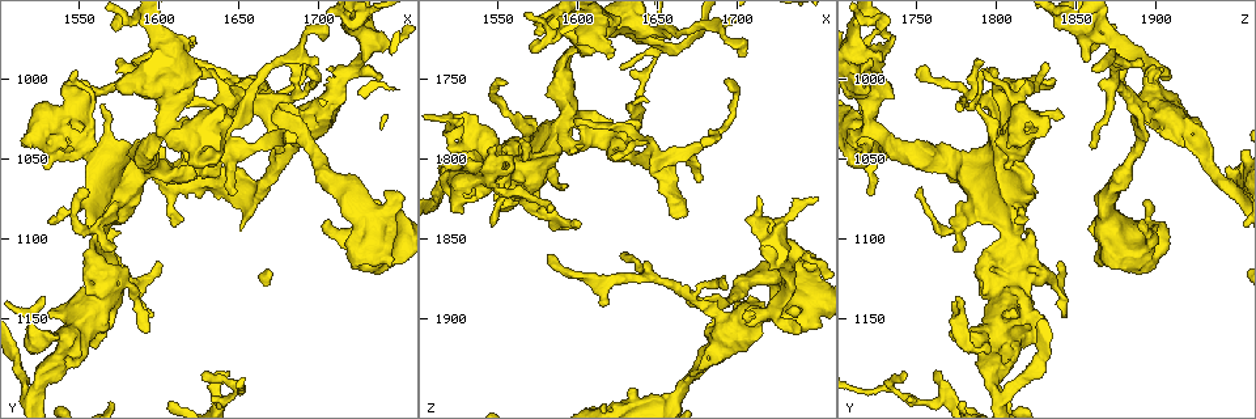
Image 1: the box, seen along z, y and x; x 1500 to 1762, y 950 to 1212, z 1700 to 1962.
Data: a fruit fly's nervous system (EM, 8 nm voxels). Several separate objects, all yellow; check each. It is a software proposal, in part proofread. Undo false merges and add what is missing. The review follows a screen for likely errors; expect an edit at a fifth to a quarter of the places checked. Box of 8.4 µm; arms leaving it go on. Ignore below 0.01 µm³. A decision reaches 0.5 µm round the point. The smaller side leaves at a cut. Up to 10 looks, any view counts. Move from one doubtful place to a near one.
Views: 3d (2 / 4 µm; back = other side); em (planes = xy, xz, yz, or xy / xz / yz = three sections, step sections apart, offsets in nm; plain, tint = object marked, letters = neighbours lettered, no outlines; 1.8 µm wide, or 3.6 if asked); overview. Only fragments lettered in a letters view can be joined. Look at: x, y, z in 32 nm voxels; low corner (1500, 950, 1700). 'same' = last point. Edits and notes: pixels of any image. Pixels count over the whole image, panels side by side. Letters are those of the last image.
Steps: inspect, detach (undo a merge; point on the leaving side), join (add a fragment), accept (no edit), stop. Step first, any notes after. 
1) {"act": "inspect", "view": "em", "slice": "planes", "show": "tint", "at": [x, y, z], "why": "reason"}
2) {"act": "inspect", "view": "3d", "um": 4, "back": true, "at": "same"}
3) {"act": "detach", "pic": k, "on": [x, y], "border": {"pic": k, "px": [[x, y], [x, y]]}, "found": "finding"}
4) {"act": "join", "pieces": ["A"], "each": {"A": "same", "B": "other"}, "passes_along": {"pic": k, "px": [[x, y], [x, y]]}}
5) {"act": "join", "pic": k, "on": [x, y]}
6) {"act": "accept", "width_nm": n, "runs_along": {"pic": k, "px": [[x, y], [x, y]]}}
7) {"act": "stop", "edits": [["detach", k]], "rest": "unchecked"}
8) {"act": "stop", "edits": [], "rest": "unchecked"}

{"act": "inspect", "view": "em", "um": 3.6, "slice": "xy", "step": 16, "show": "tint", "at": [1544, 1164, 1794], "why": "sudden change in width"}

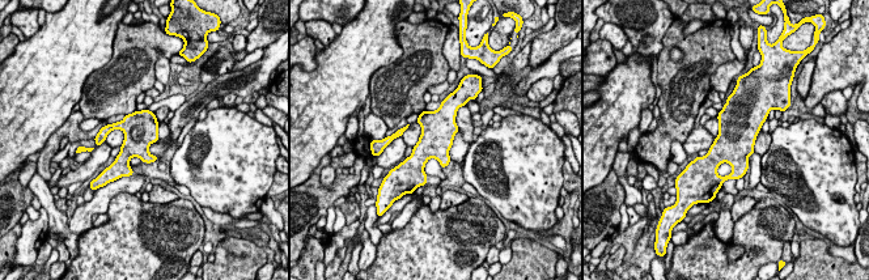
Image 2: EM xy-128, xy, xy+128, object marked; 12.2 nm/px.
{"act": "inspect", "view": "em", "um": 3.6, "slice": "planes", "show": "tint", "at": "same"}

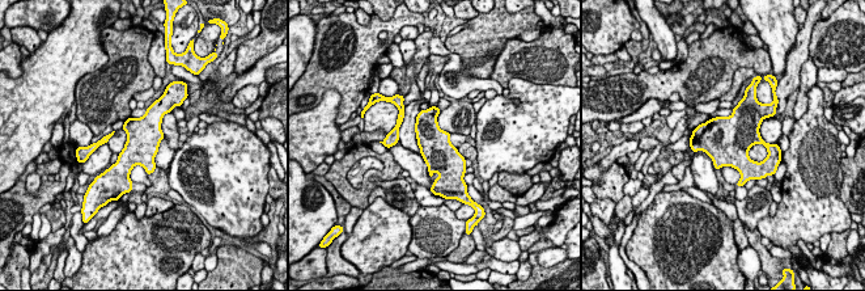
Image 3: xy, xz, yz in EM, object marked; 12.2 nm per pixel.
{"act": "inspect", "view": "em", "um": 3.6, "slice": "planes", "show": "letters", "at": "same", "why": "see the neighbours"}

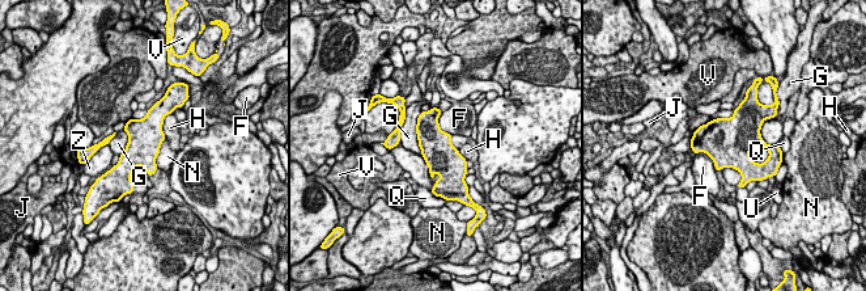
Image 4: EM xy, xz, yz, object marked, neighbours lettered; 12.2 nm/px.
{"act": "accept", "width_nm": 400, "longest_contact_nm": ["G", 550], "each": {"F": "other", "G": "other", "H": "other", "J": "other", "N": "other", "Q": "other", "U": "other", "V": "other", "Z": "other"}, "found": "continuous, no second cell"}

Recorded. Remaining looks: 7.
{"act": "inspect", "view": "3d", "um": 4, "at": [1650, 1016, 1804], "why": "sharp bend"}

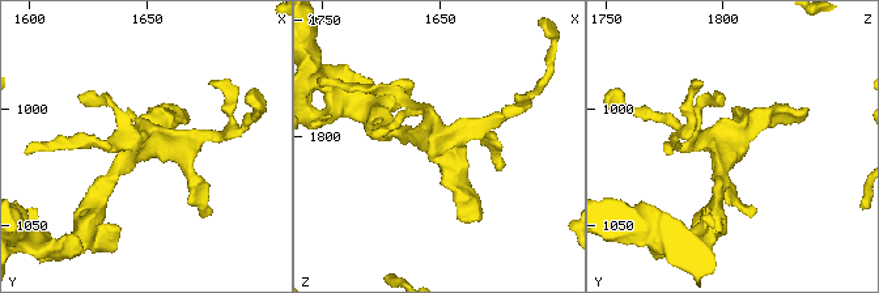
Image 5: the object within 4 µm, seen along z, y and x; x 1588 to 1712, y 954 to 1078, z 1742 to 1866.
{"act": "inspect", "view": "em", "slice": "yz", "step": 8, "show": "plain", "at": [1650, 1014, 1805], "why": "shape alone is not enough"}

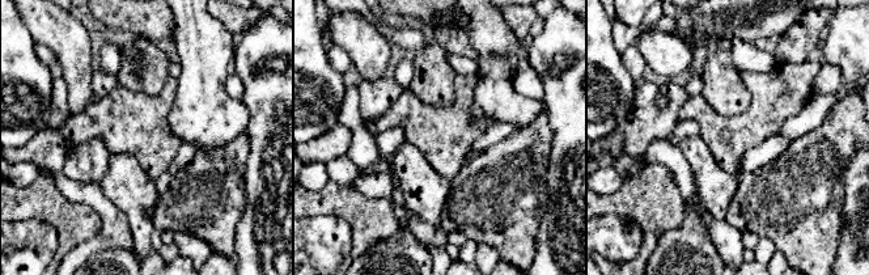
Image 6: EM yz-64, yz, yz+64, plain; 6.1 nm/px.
{"act": "inspect", "view": "em", "slice": "yz", "step": 8, "show": "letters", "at": "same"}

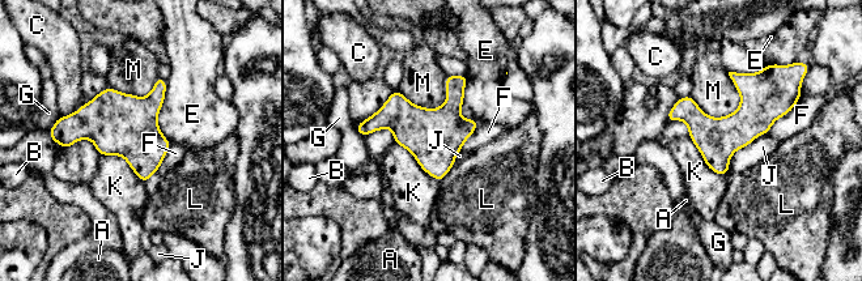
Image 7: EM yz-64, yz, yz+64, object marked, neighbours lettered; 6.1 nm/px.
{"act": "accept", "each": {"A": "other", "B": "other", "C": "other", "E": "other", "F": "other", "G": "other", "J": "other", "K": "other", "L": "other", "M": "other"}, "runs_along": {"pic": 7, "px": [[789, 101], [743, 126], [670, 116]]}, "found": "one cell here"}

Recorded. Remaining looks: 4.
{"act": "inspect", "view": "3d", "um": 2, "at": [1728, 970, 1860], "why": "sudden change in width"}

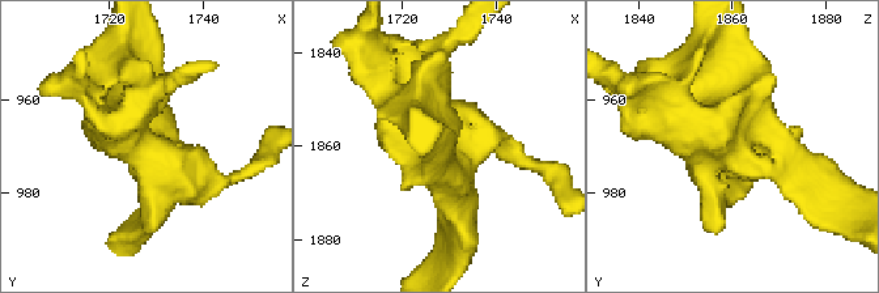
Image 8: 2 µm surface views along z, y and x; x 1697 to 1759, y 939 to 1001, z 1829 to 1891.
{"act": "inspect", "view": "em", "um": 3.6, "slice": "planes", "show": "letters", "at": [1727, 969, 1860], "why": "now the EM"}

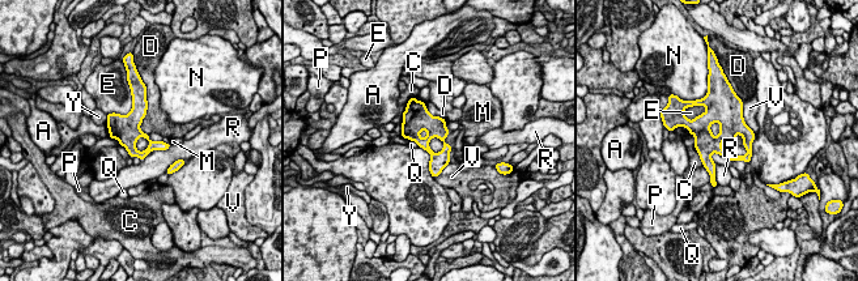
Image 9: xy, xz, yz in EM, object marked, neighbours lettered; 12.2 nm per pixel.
{"act": "accept", "each": {"A": "other", "C": "other", "D": "other", "E": "other", "M": "other", "N": "other", "P": "other", "Q": "other", "R": "other", "V": "other", "Y": "other"}, "border": {"pic": 9, "px": [[147, 96], [140, 128], [148, 135]]}, "found": "one cell here"}

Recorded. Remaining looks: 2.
{"act": "inspect", "view": "3d", "um": 2, "back": true, "at": [1608, 1028, 1722], "why": "three arms meet"}

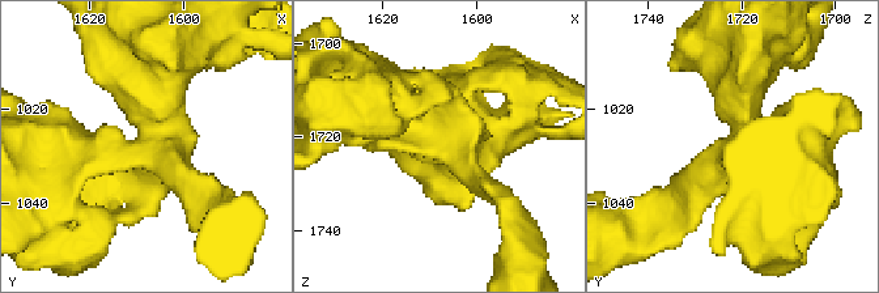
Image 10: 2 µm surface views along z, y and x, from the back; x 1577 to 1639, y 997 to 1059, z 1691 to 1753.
{"act": "inspect", "view": "em", "slice": "planes", "show": "letters", "at": [1606, 1028, 1720]}

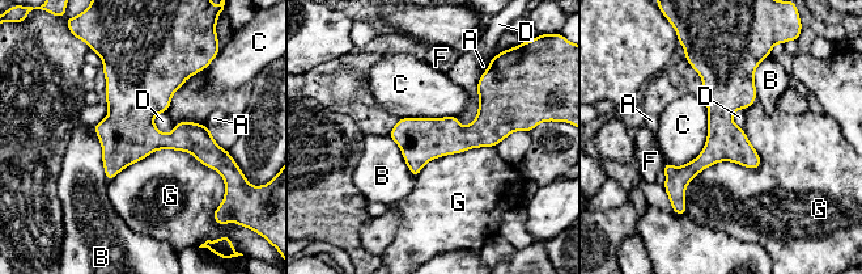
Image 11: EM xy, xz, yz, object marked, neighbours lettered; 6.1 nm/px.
{"act": "accept", "width_nm": 240, "each": {"A": "other", "B": "other", "C": "other", "D": "other", "F": "other", "G": "other"}, "found": "continuous, no second cell"}

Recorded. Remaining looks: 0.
{"act": "stop", "edits": [], "rest": "unchecked"}

